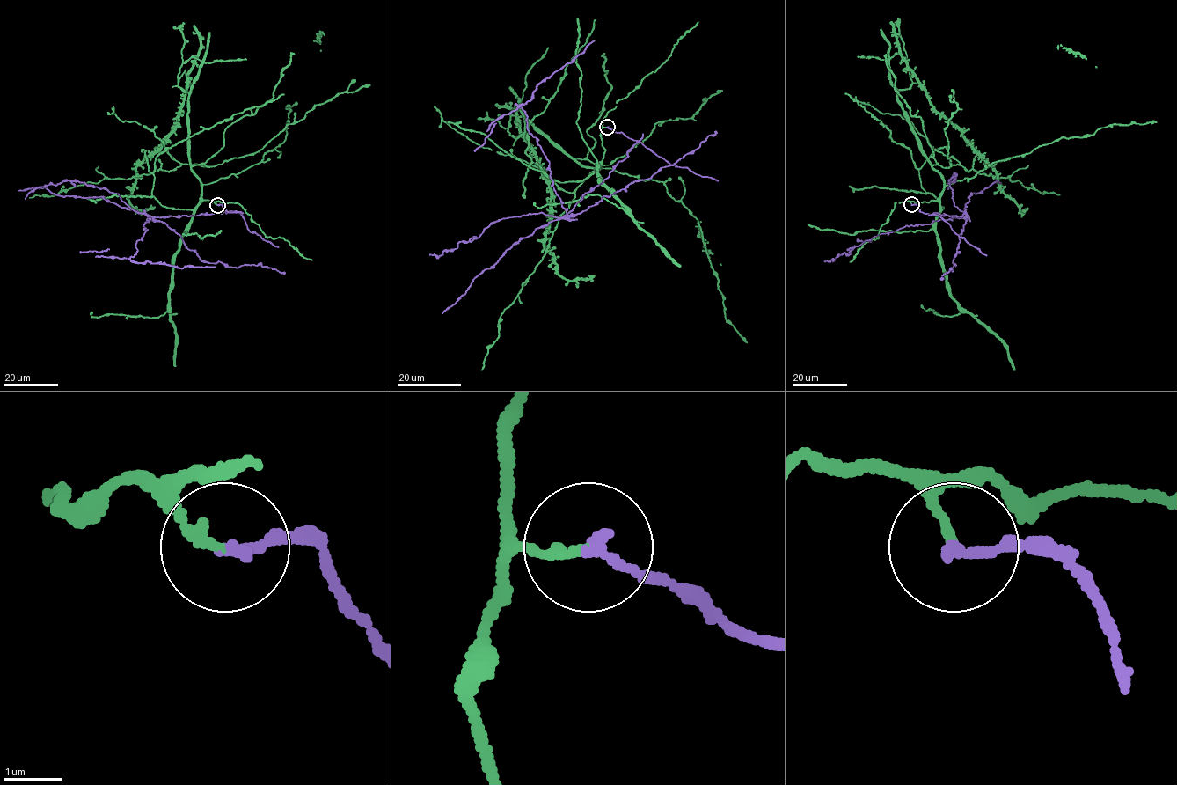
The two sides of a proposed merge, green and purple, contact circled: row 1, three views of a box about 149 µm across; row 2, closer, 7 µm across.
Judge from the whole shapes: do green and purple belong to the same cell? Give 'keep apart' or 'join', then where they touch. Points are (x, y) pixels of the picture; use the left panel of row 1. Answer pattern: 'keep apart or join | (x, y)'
keep apart | (217, 205)

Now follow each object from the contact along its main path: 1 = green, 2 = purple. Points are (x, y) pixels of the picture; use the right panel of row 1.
1: (911, 204), (937, 200), (944, 181), (892, 83), (888, 60), (896, 53), (930, 104), (1024, 209)
2: (911, 204), (925, 213), (966, 216), (906, 225), (851, 247), (850, 254), (844, 253), (833, 261), (824, 261)

